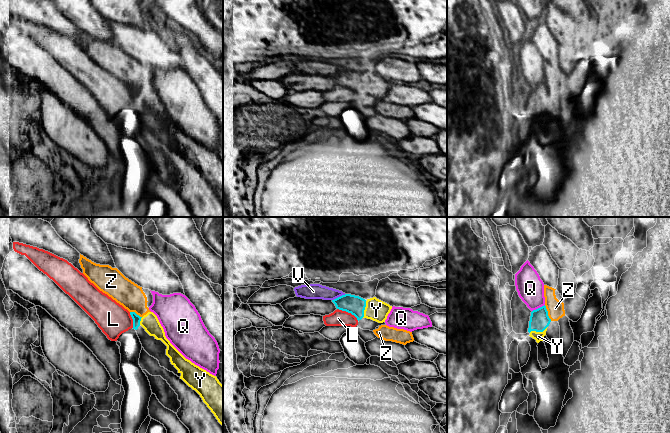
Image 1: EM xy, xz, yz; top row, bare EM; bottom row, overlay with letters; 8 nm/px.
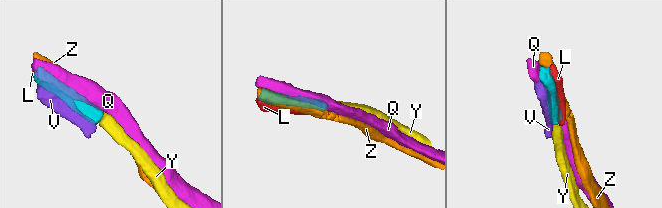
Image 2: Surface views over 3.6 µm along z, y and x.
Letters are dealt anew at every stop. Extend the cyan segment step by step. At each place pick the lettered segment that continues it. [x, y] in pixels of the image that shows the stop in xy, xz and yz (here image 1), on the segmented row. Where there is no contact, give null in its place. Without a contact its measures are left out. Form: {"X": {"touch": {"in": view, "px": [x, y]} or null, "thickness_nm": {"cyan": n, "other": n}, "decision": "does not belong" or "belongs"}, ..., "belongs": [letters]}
{"L": {"touch": {"in": "xz", "px": [348, 312]}, "thickness_nm": {"cyan": 150, "other": 130}, "decision": "does not belong"}, "Q": {"touch": {"in": "yz", "px": [538, 308]}, "thickness_nm": {"cyan": 160, "other": 220}, "decision": "does not belong"}, "V": {"touch": {"in": "xz", "px": [338, 297]}, "thickness_nm": {"cyan": 150, "other": 130}, "decision": "does not belong"}, "Y": {"touch": {"in": "yz", "px": [538, 331]}, "thickness_nm": {"cyan": 160, "other": 80}, "decision": "belongs"}, "Z": {"touch": {"in": "yz", "px": [547, 313]}, "thickness_nm": {"cyan": 160, "other": 140}, "decision": "does not belong"}, "belongs": ["Y"]}

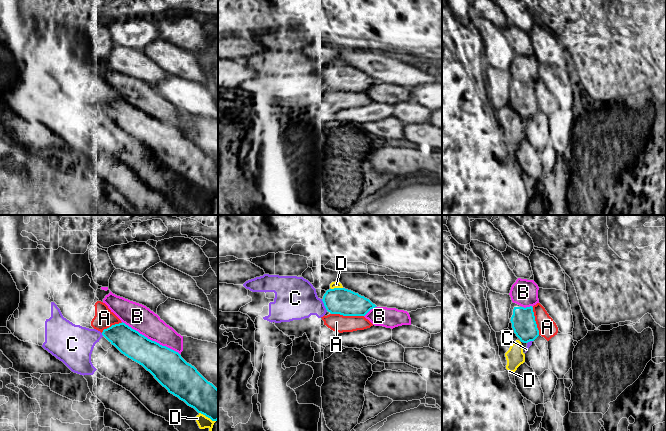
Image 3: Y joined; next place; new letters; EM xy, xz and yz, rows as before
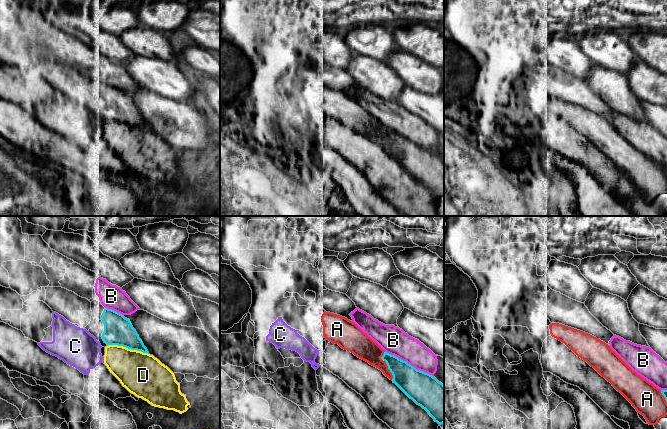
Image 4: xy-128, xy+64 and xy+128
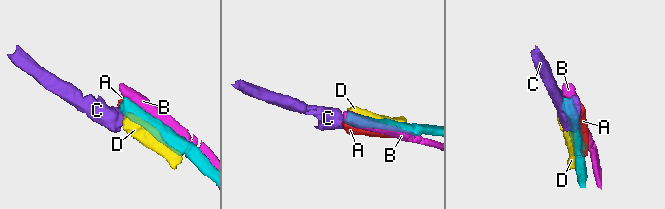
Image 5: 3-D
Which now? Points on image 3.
{"A": {"touch": {"in": "xz", "px": [347, 315]}, "thickness_nm": {"cyan": 220, "other": 140}, "decision": "does not belong"}, "B": {"touch": {"in": "xy", "px": [151, 340]}, "thickness_nm": {"cyan": 280, "other": 200}, "decision": "does not belong"}, "C": {"touch": {"in": "xz", "px": [324, 305]}, "thickness_nm": {"cyan": 220, "other": 340}, "decision": "does not belong"}, "D": {"touch": {"in": "xz", "px": [336, 288]}, "thickness_nm": {"cyan": 220, "other": 60}, "decision": "does not belong"}, "belongs": []}

